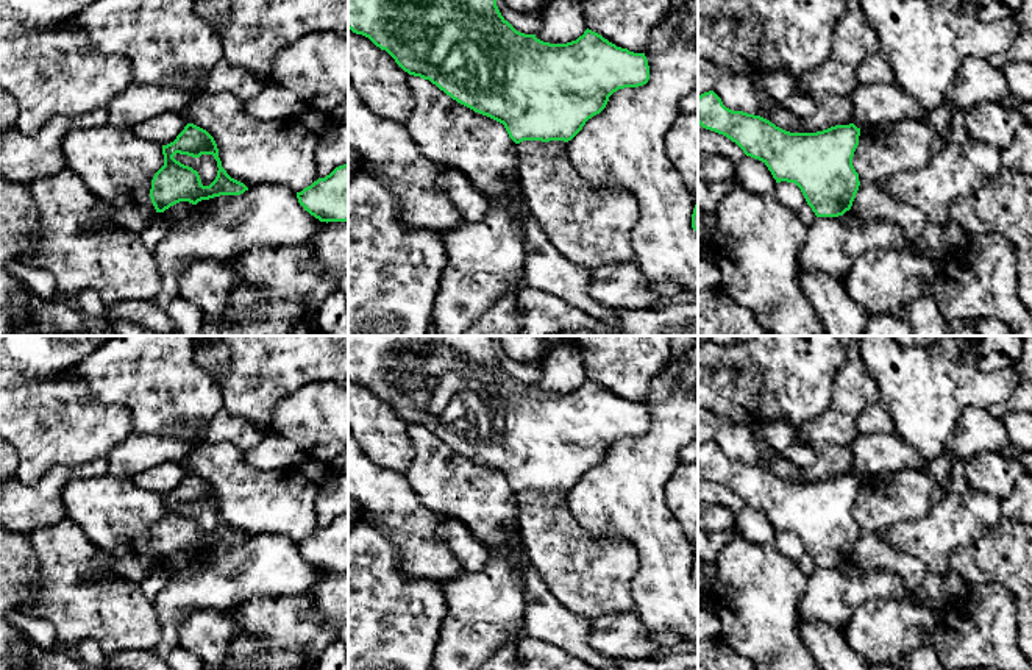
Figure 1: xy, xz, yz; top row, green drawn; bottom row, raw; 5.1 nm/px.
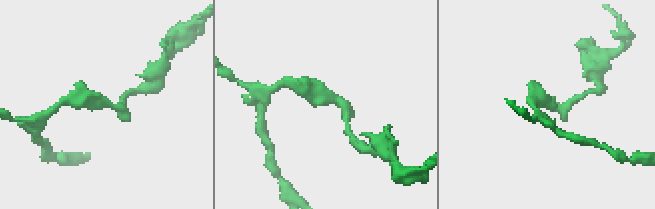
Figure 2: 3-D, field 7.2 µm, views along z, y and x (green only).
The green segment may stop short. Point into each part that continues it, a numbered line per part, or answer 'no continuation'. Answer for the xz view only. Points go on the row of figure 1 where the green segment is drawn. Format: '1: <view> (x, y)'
no continuation

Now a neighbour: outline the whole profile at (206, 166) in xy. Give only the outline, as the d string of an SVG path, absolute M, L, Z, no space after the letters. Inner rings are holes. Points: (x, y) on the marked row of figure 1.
M176 153L173 158L181 164L197 170L203 186L209 186L217 176L219 167L212 155L201 155L200 158L192 158Z

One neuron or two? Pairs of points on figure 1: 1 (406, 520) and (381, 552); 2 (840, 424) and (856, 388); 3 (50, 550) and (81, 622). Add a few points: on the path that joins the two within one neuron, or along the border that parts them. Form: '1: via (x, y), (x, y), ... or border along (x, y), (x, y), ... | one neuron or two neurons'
1: border along (364, 522), (391, 539), (405, 575) | two neurons
2: via (842, 414), (850, 397) | one neuron
3: via (67, 567), (69, 584), (81, 597), (81, 605) | one neuron

